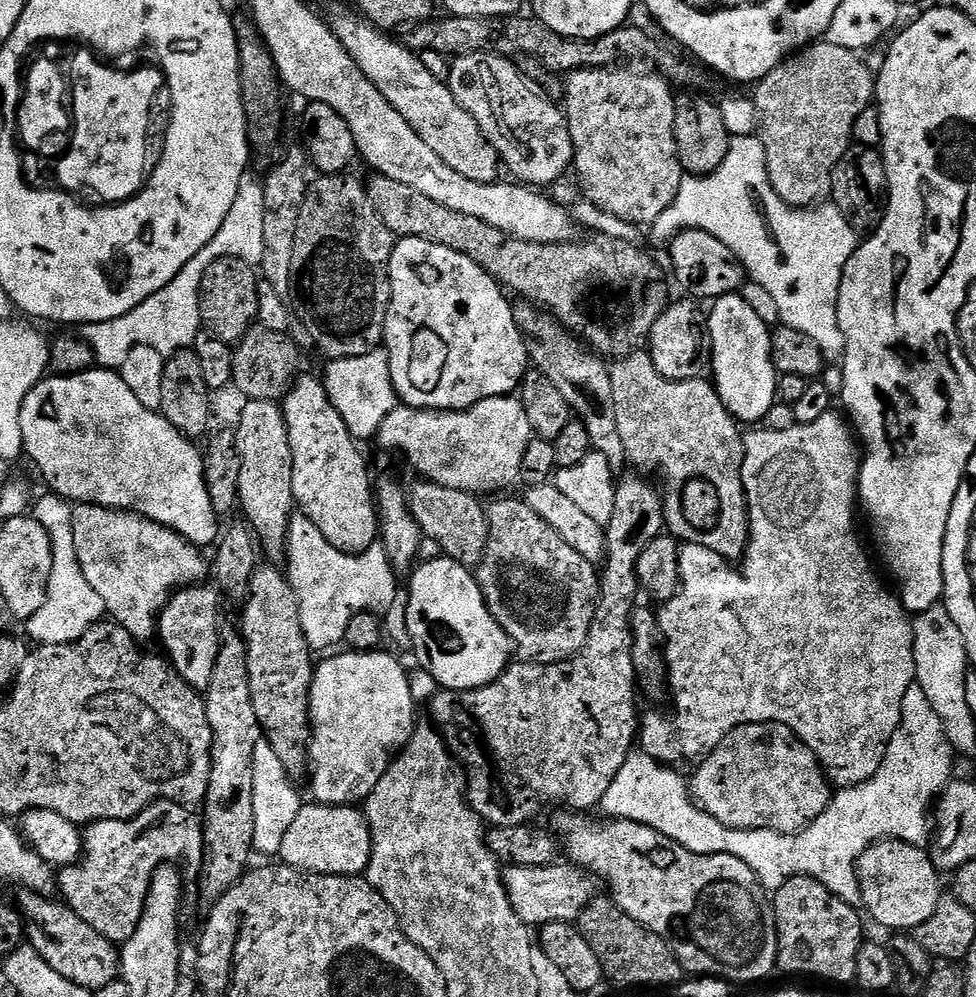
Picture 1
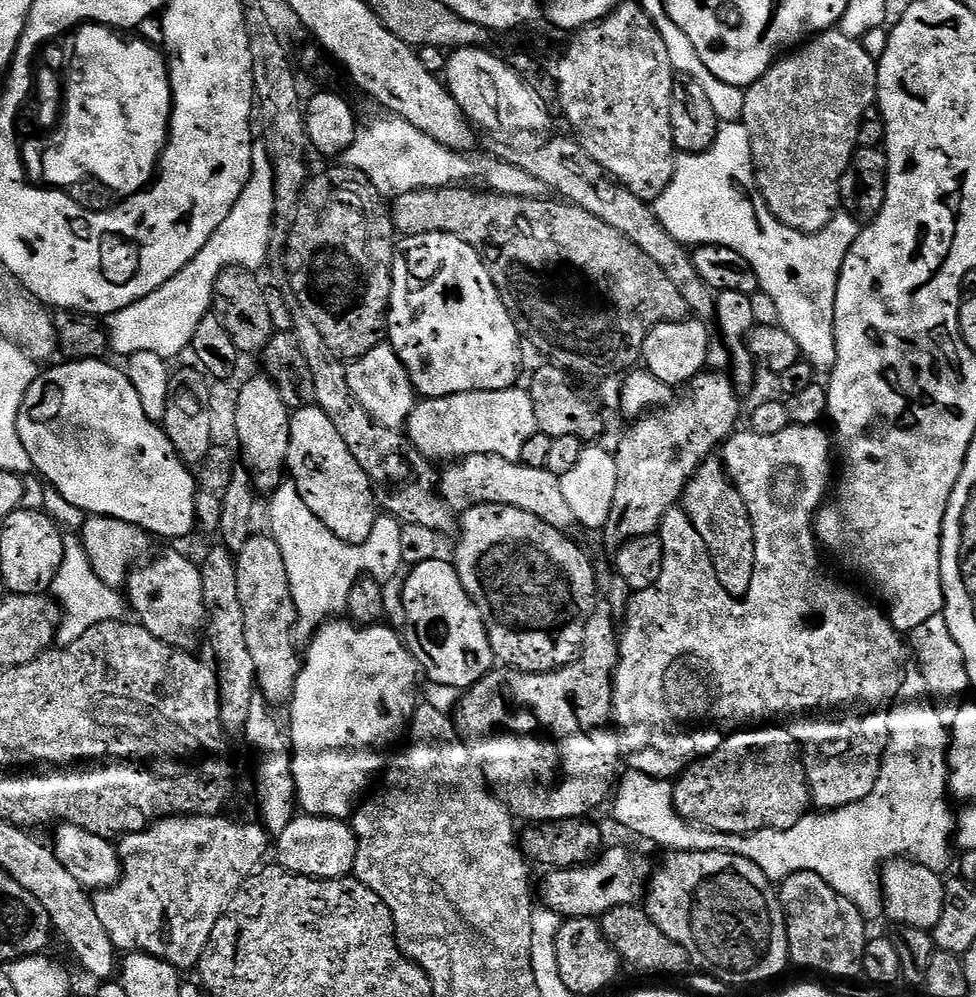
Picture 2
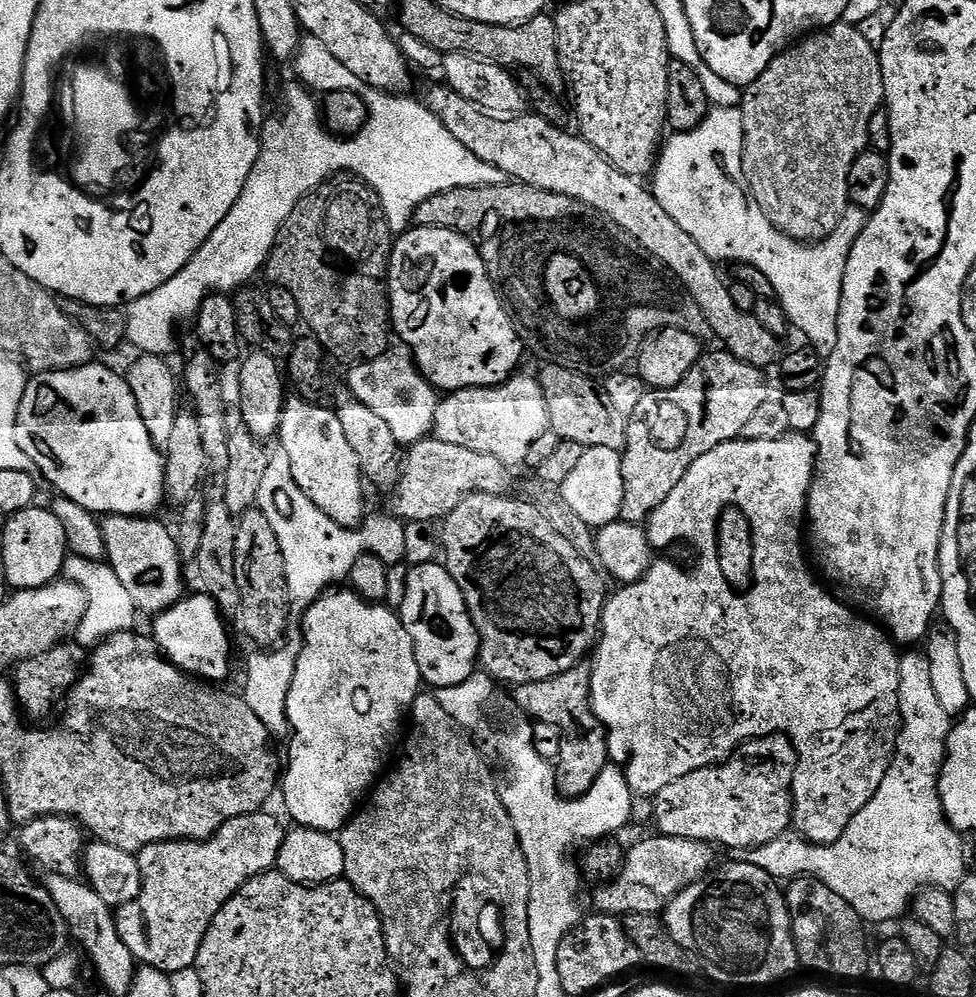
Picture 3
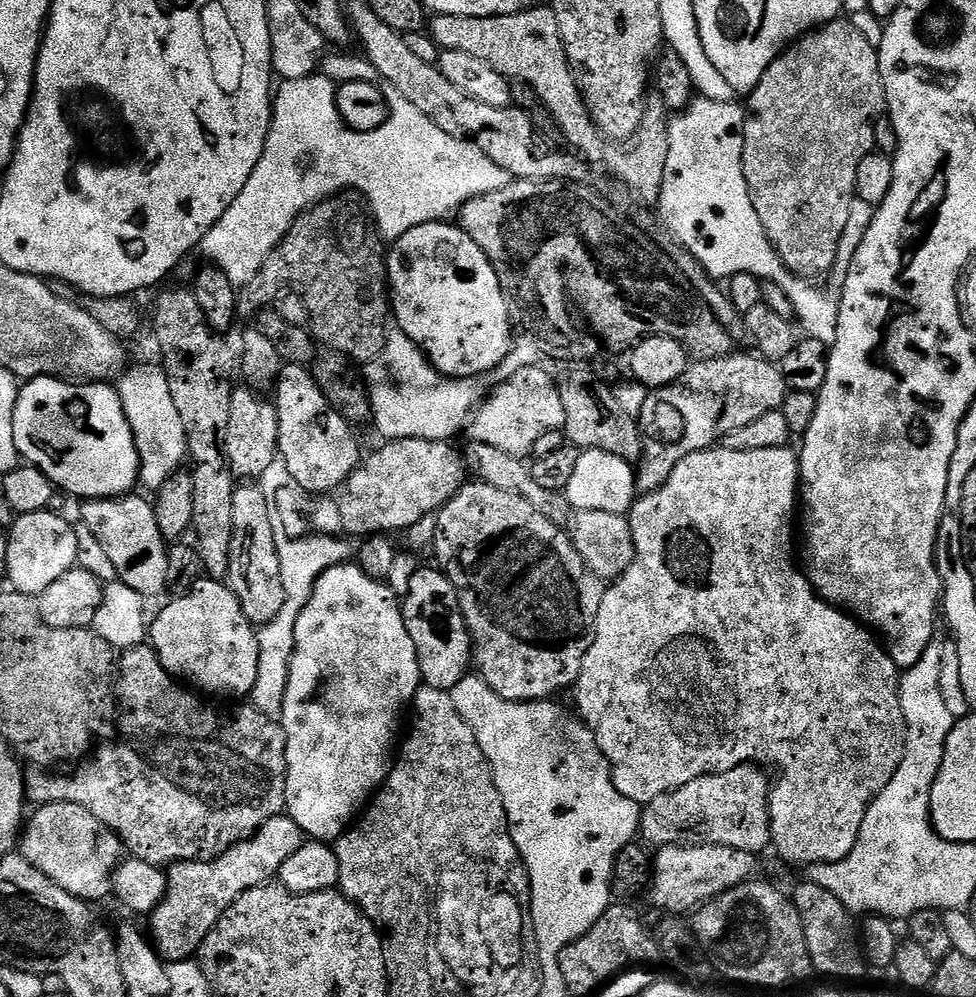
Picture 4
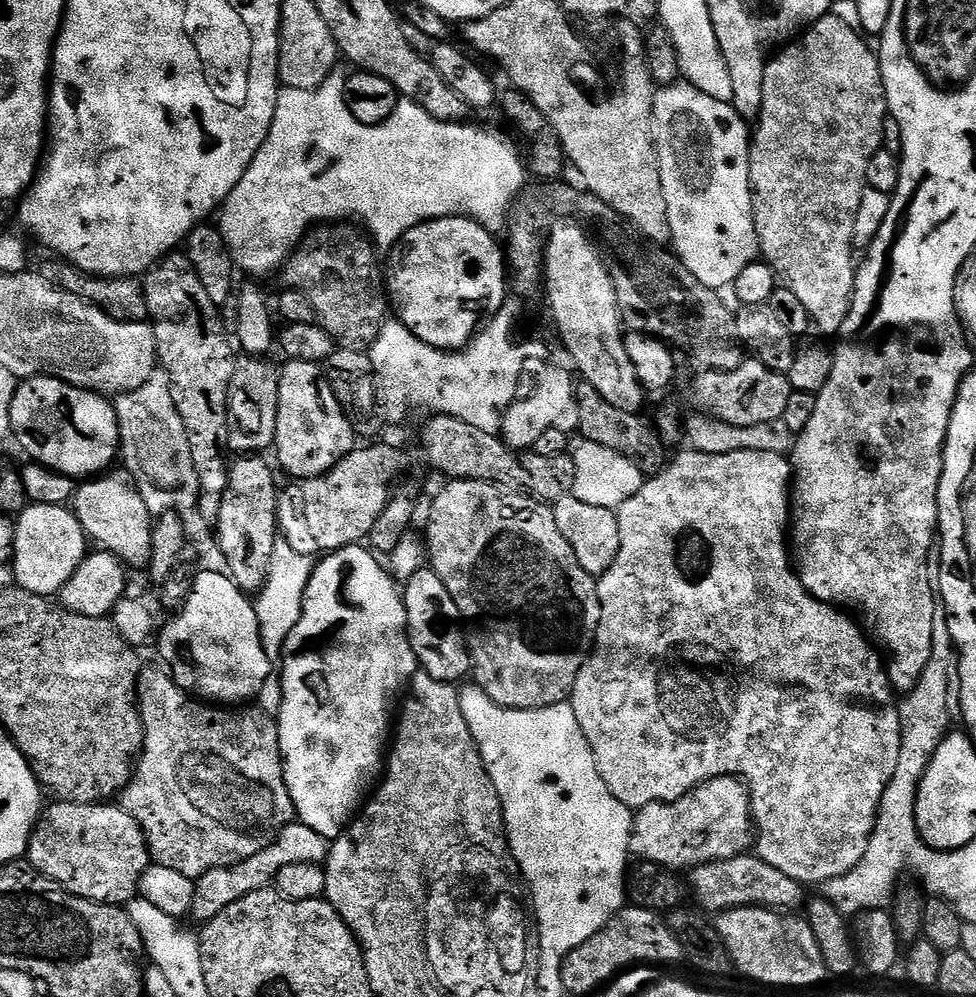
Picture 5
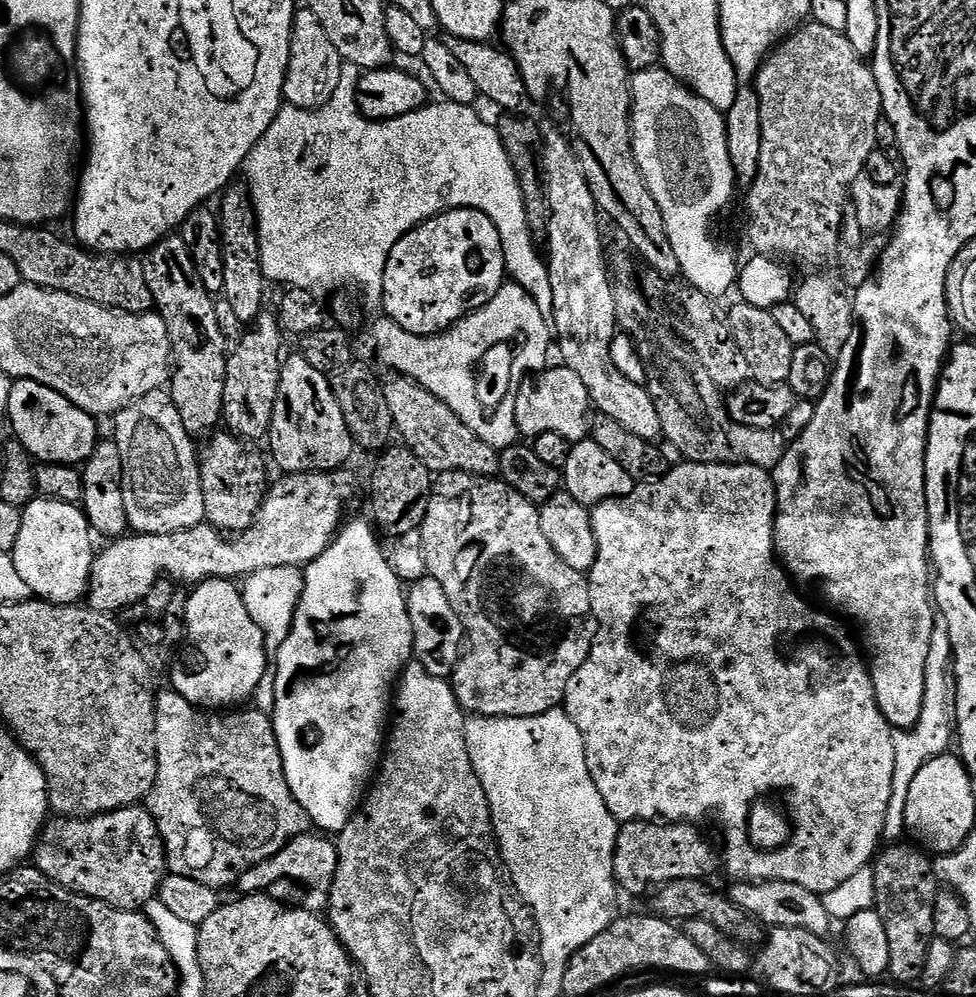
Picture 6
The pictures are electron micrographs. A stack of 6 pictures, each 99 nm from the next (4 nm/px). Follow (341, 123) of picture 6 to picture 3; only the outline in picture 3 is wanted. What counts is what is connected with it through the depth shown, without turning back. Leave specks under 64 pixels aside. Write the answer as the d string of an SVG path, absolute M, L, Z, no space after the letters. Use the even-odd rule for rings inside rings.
M310 34L303 35L299 49L292 59L292 66L297 78L308 88L320 92L325 96L335 91L350 91L358 94L368 109L368 121L366 126L356 136L341 138L332 135L324 126L322 108L306 89L300 84L292 84L284 92L284 105L280 108L277 116L269 115L265 119L260 133L260 153L258 162L254 162L254 170L250 170L250 178L246 178L246 186L234 202L234 210L222 218L218 230L206 238L206 242L190 258L188 265L174 278L170 278L158 290L150 290L142 298L132 301L126 308L128 321L127 343L133 344L137 353L146 356L171 357L171 352L176 348L176 327L183 320L190 321L197 315L203 300L212 293L232 294L237 290L253 283L256 275L261 275L262 269L267 265L268 256L272 252L274 242L286 222L290 218L290 210L298 206L298 202L306 194L310 194L319 184L325 184L327 180L339 177L341 174L351 174L364 183L370 185L376 191L380 205L384 208L384 217L393 233L400 234L413 223L418 206L426 198L434 198L434 194L442 194L446 190L455 188L480 188L484 184L502 184L506 177L502 170L482 162L482 158L474 158L437 116L424 114L421 120L408 120L408 116L402 109L392 109L390 105L383 104L381 99L383 92L376 87L363 82L356 74L351 73L342 62L335 58L330 50L326 49L318 38Z

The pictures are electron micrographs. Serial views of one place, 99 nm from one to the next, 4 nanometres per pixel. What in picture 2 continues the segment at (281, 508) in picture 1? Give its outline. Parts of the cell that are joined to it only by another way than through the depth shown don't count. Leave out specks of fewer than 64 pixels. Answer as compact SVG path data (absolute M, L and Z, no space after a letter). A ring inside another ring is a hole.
M259 375L250 377L241 386L232 420L236 423L236 440L240 443L238 452L243 467L251 474L257 493L271 494L286 480L292 412L286 402L282 402L282 394L278 394L267 375Z

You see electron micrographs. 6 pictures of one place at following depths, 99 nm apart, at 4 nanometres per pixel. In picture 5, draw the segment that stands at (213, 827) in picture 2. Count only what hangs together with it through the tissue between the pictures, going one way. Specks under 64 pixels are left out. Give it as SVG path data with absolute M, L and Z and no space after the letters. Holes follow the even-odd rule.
M299 822L288 824L280 829L270 846L254 854L252 858L235 864L232 868L212 868L195 881L196 900L192 903L191 915L197 916L200 922L210 921L246 894L267 889L275 881L278 870L284 866L323 863L327 859L327 849L328 842L324 836L315 834L310 827Z

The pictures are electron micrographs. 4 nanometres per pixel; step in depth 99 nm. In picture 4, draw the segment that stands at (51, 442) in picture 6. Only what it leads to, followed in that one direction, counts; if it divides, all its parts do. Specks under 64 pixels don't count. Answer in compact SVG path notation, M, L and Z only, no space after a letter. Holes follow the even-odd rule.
M34 376L25 384L19 389L12 421L16 449L29 465L45 472L59 491L84 500L115 498L137 487L140 455L120 393L111 383Z

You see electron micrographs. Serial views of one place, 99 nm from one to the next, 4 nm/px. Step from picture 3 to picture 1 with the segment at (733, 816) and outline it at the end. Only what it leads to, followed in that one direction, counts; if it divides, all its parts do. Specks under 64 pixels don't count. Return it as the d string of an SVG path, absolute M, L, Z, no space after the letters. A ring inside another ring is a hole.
M743 724L738 726L730 734L726 734L722 738L722 742L709 752L707 756L699 761L700 769L693 776L690 776L690 791L696 805L706 814L710 814L710 818L718 818L718 822L722 822L722 826L730 826L738 830L754 830L755 828L769 828L775 832L781 832L787 836L795 836L797 832L808 828L818 819L820 815L828 808L828 803L834 795L833 785L830 783L824 768L818 762L818 758L812 751L807 748L799 738L788 729L784 724Z

